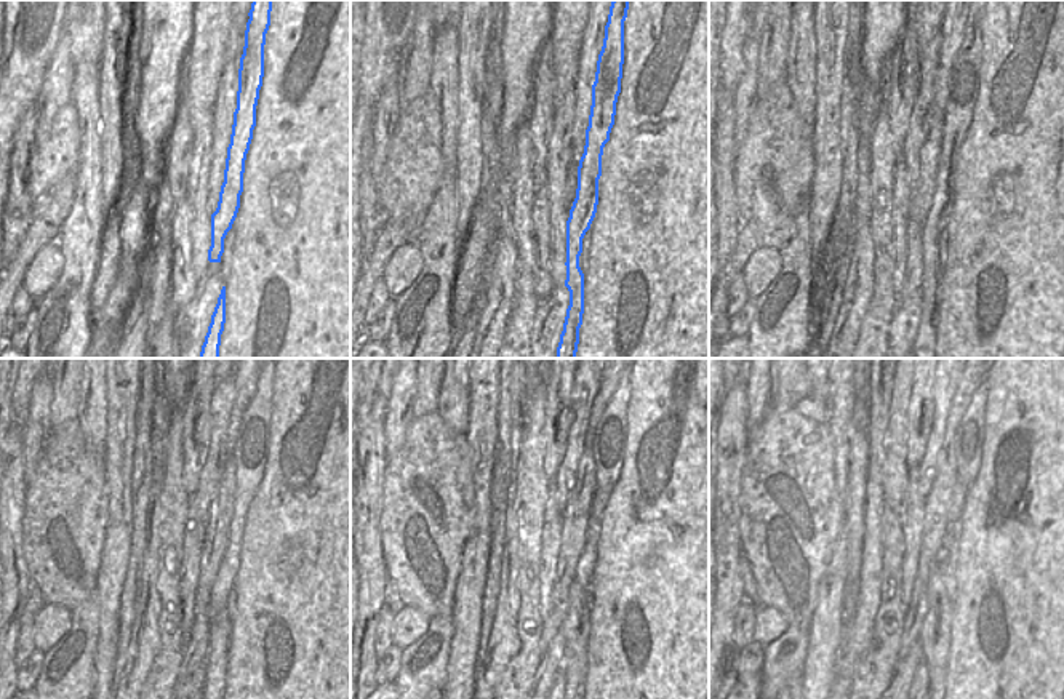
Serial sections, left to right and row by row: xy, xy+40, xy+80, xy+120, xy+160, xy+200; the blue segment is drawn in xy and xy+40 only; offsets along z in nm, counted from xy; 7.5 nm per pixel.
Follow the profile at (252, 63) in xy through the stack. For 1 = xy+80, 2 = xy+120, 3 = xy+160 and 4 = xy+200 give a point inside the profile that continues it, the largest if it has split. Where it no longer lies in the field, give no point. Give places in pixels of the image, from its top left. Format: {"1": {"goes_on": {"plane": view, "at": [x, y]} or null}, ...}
{"1": {"goes_on": {"plane": "xy+80", "at": [964, 83]}}, "2": {"goes_on": {"plane": "xy+120", "at": [252, 445]}}, "3": {"goes_on": {"plane": "xy+160", "at": [610, 437]}}, "4": {"goes_on": {"plane": "xy+200", "at": [970, 432]}}}

